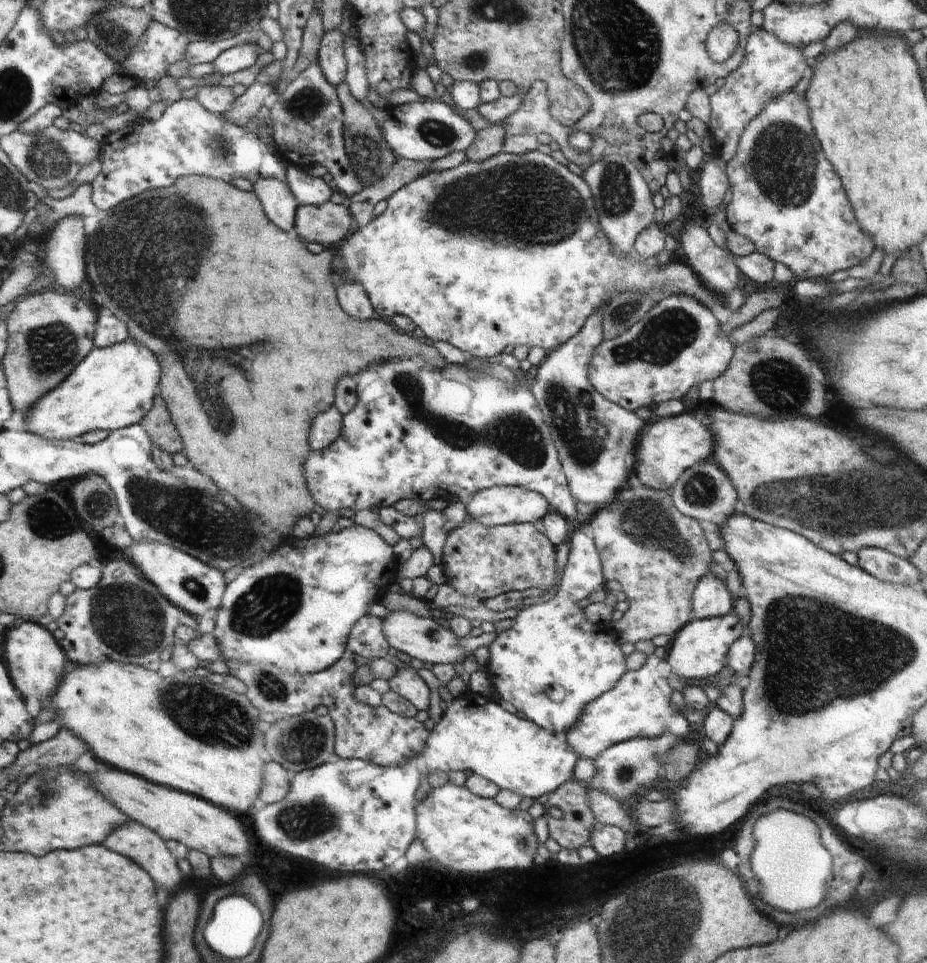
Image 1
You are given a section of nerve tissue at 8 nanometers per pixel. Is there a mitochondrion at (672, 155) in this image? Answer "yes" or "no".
no

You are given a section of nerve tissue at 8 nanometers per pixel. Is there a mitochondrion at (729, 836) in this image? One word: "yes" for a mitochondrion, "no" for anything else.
no

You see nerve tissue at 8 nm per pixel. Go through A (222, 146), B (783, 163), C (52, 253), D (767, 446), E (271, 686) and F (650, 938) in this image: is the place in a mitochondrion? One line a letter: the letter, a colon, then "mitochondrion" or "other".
A: mitochondrion
B: mitochondrion
C: other
D: other
E: mitochondrion
F: mitochondrion

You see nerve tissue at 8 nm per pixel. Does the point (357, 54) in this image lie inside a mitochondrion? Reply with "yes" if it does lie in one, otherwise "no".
no

